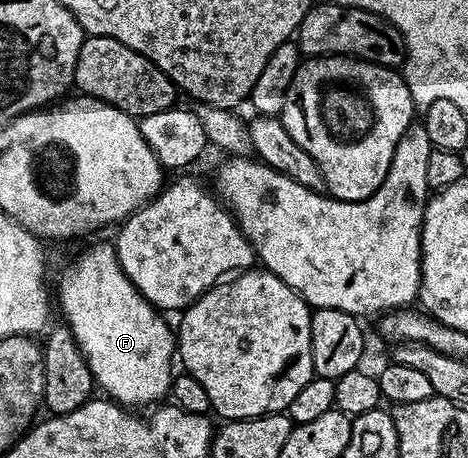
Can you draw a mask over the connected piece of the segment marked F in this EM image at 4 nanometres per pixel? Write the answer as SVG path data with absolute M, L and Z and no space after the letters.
M113 243L94 244L86 248L66 268L62 281L58 284L56 304L62 307L65 327L70 329L74 340L88 362L88 370L94 375L95 385L102 388L107 397L115 404L131 410L142 410L145 404L157 405L167 399L172 388L170 363L176 360L176 336L166 325L167 317L159 309L142 297L140 290L124 274L118 261L118 254Z

